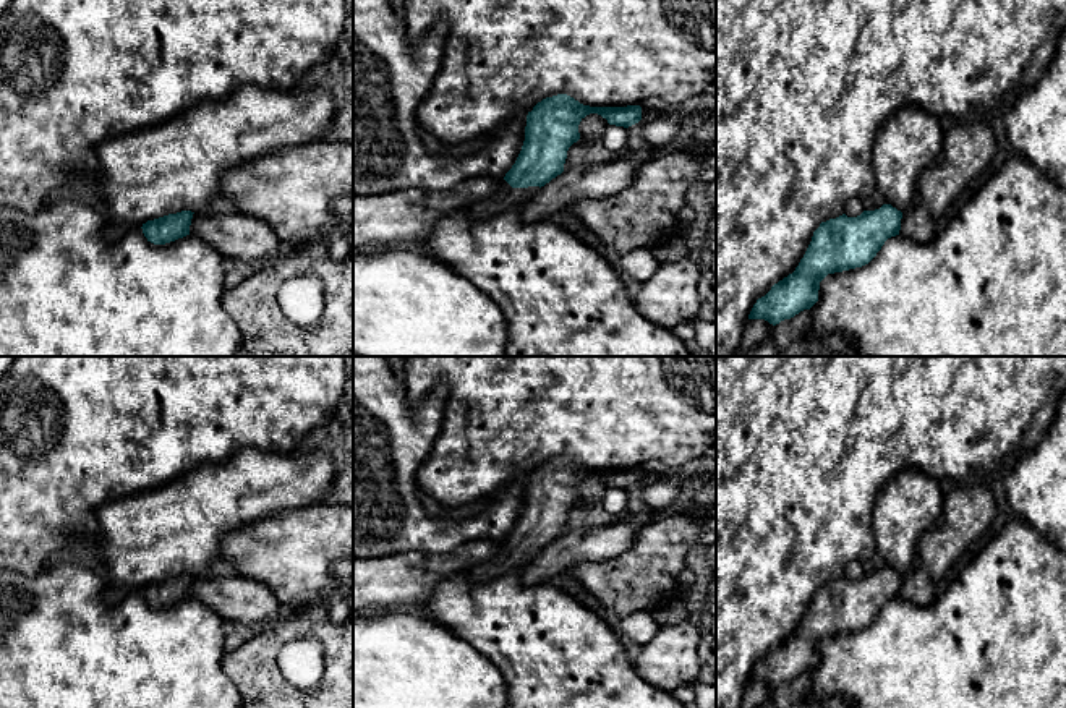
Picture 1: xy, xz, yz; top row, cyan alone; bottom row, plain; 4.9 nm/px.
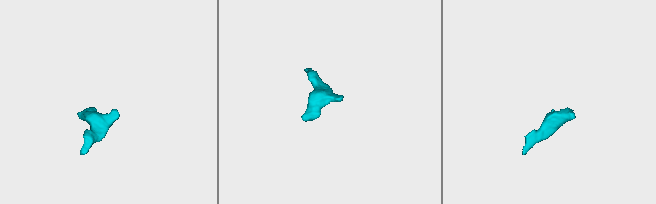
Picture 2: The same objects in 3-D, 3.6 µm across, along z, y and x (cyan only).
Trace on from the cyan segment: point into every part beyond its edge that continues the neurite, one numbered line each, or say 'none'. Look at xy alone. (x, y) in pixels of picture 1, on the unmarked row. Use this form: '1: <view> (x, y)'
none

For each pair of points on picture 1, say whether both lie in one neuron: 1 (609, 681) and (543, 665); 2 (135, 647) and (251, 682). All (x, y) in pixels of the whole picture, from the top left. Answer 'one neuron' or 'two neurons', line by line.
1: one neuron
2: two neurons

